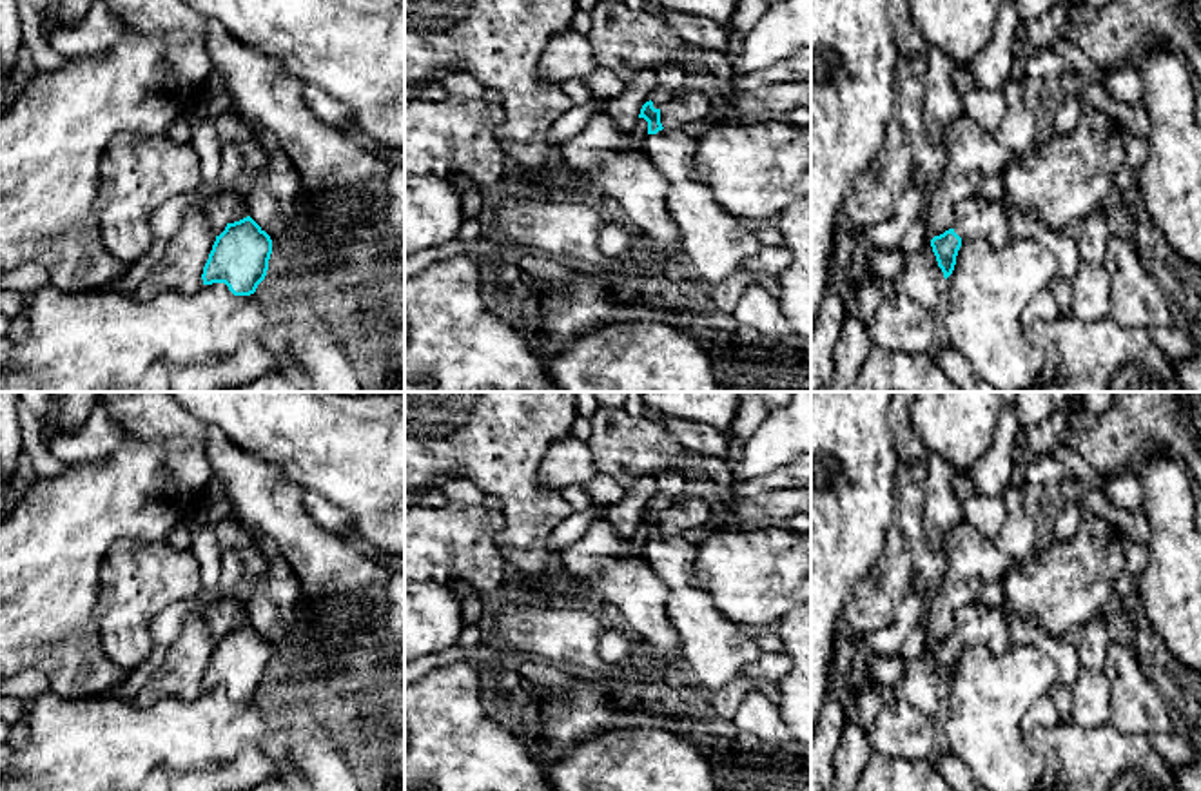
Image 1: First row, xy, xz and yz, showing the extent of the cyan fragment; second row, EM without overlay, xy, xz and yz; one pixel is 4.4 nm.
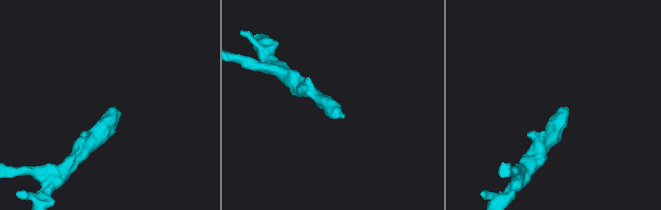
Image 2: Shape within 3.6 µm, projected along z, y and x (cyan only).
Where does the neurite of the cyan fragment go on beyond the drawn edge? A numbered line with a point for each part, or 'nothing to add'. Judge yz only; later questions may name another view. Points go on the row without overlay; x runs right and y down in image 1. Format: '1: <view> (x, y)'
1: yz (976, 624)

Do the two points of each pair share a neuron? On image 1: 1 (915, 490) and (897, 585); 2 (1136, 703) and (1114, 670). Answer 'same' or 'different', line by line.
1: same
2: same

